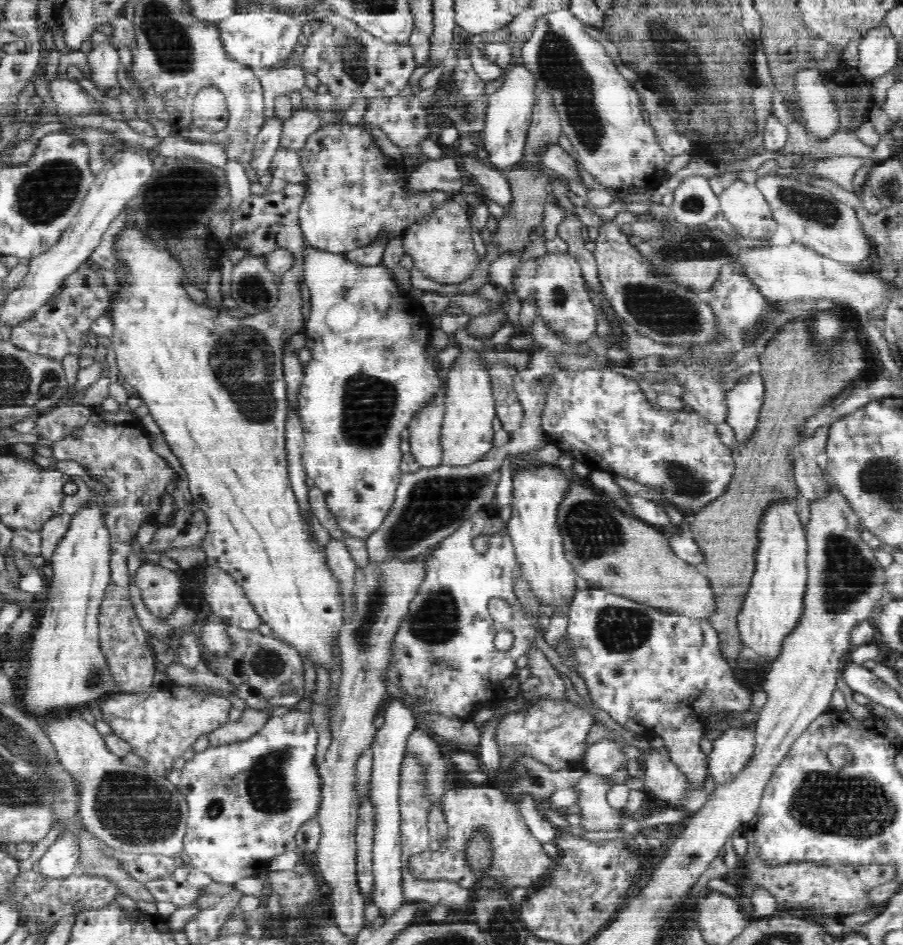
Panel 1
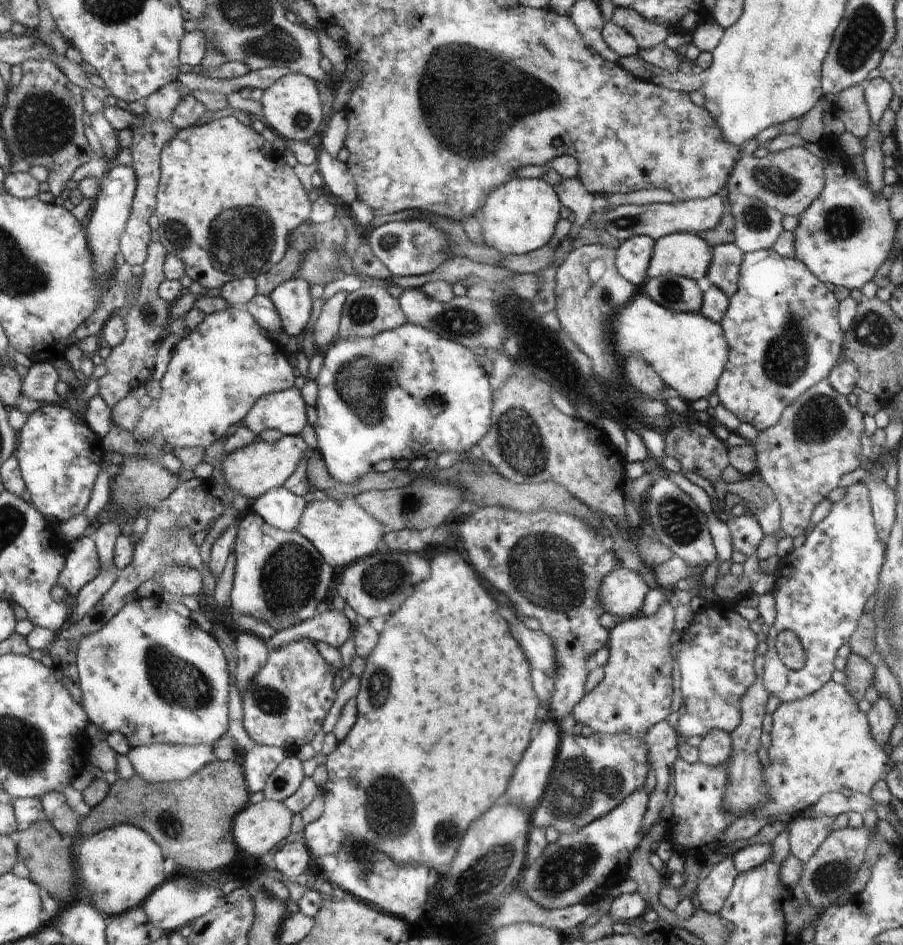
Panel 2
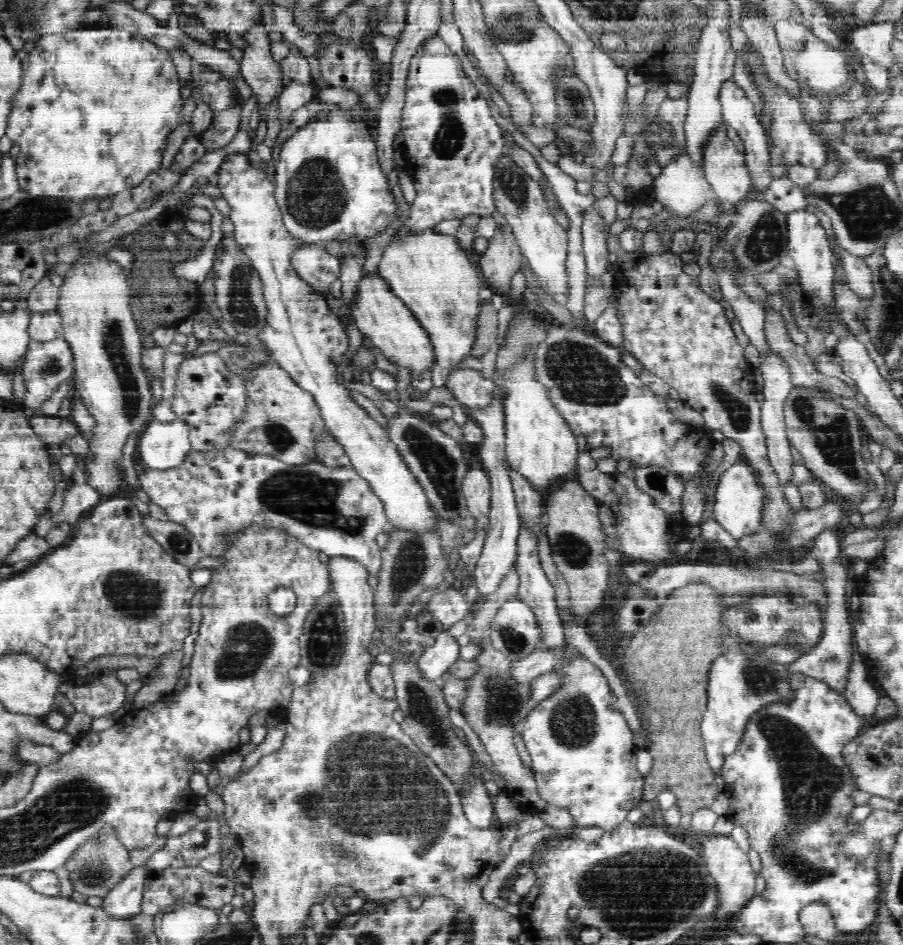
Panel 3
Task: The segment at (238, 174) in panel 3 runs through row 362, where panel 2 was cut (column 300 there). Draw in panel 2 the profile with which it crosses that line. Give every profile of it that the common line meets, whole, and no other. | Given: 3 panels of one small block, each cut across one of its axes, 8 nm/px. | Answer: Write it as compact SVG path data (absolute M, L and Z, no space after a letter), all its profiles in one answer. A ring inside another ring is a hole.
M298 275L277 286L270 294L278 314L281 315L281 328L292 336L298 336L306 330L306 324L312 314L309 282Z

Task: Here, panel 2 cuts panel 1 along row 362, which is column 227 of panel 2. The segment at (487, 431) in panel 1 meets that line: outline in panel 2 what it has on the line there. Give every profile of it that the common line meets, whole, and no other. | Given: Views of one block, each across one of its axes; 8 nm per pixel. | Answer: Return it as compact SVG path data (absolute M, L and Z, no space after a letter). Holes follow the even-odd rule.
M283 435L282 440L275 443L252 437L246 448L228 454L224 461L226 481L236 493L258 499L271 489L282 487L308 449L300 435Z

